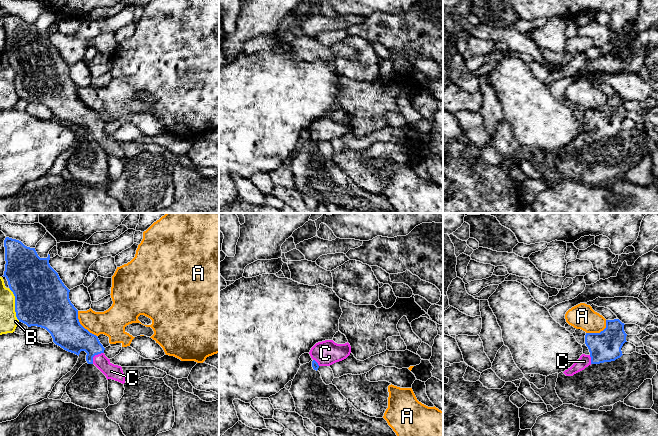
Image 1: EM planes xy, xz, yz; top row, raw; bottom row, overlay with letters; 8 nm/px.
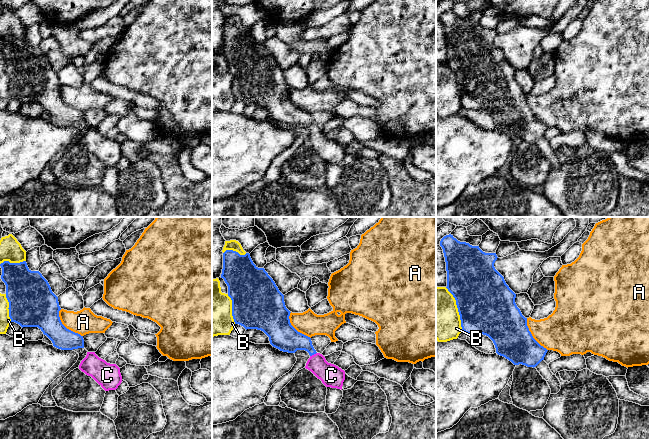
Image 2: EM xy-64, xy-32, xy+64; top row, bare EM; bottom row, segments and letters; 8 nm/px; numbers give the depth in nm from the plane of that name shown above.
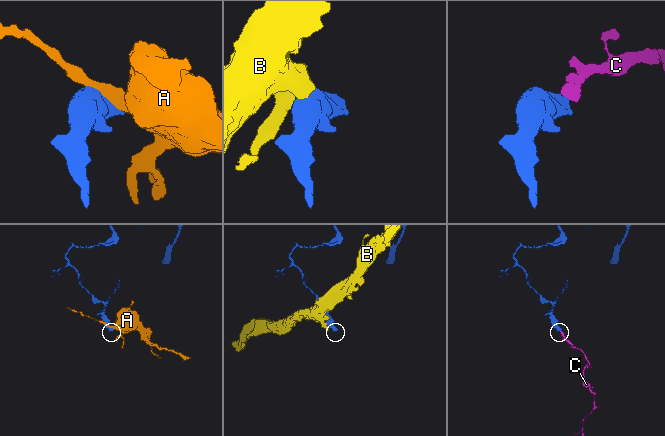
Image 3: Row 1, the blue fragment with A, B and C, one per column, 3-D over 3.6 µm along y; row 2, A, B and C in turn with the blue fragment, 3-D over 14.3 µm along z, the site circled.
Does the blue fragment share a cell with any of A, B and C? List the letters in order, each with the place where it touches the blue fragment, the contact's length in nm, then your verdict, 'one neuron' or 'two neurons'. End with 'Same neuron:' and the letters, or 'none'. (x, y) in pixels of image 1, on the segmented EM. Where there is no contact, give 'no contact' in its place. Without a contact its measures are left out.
A: contact xy (81, 325); length 260 nm; two neurons
B: contact xy (15, 305); length 280 nm; two neurons
C: contact xy (95, 354); length 130 nm; one neuron
Same neuron: C

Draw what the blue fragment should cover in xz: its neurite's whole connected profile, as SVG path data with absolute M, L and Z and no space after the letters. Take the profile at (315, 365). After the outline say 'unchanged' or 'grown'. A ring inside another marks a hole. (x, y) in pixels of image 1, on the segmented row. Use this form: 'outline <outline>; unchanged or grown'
outline M333 340L318 342L309 352L313 359L312 367L316 371L320 366L330 366L346 359L350 353L351 346L348 342L345 344L337 344Z; grown

